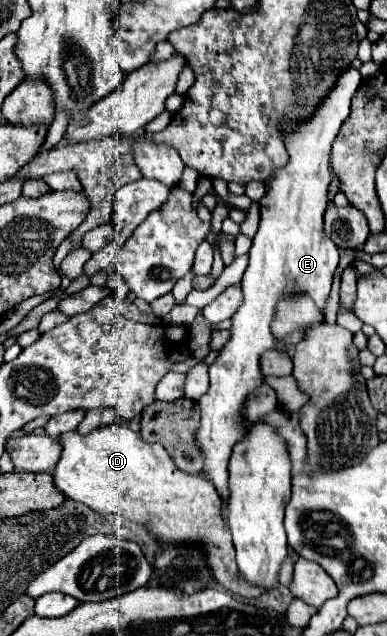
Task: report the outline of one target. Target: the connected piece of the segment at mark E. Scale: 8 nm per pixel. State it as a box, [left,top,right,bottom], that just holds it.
[196,67,362,503]

